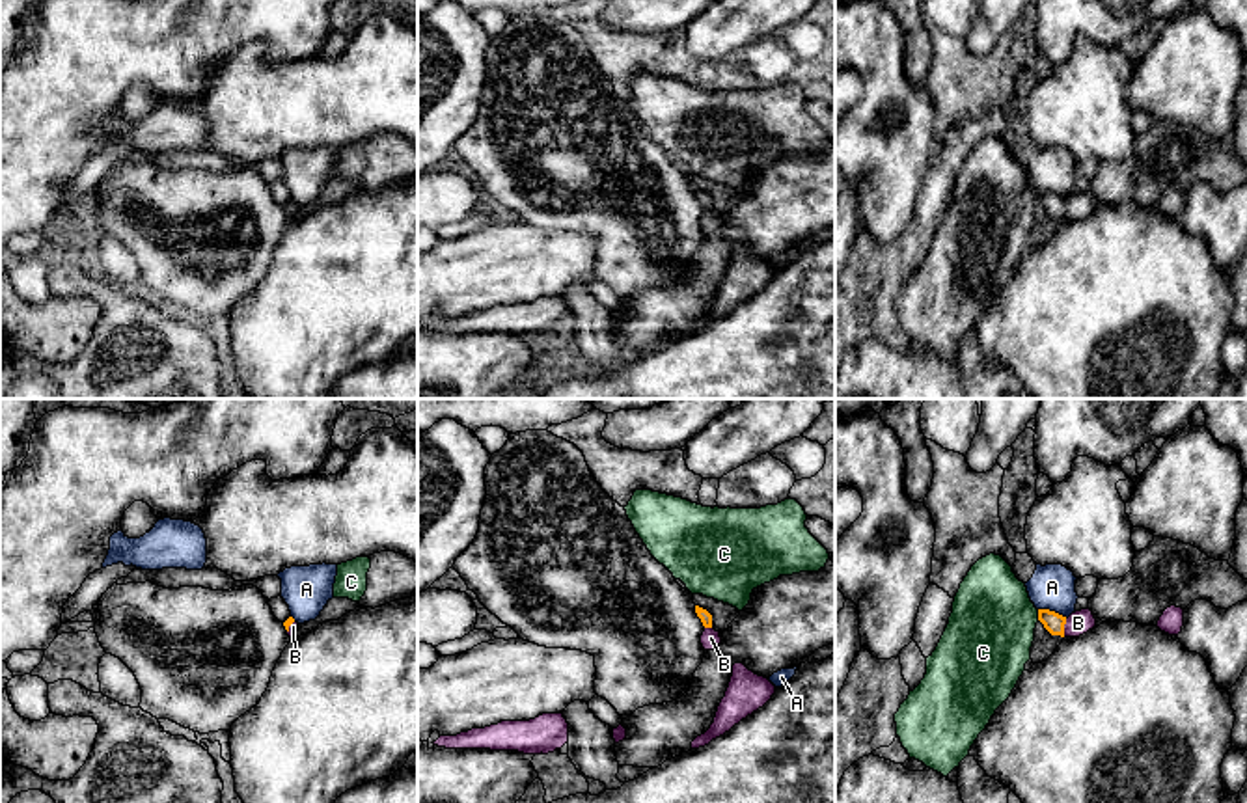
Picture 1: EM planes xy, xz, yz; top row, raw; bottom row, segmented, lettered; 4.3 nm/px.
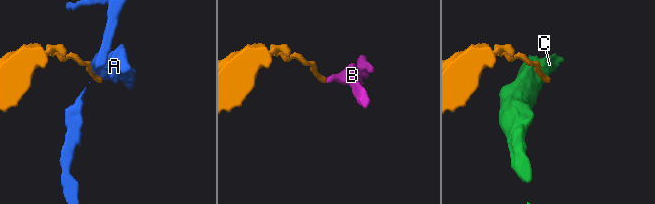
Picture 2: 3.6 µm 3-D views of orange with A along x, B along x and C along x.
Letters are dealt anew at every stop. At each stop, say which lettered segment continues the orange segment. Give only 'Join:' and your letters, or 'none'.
Join: none

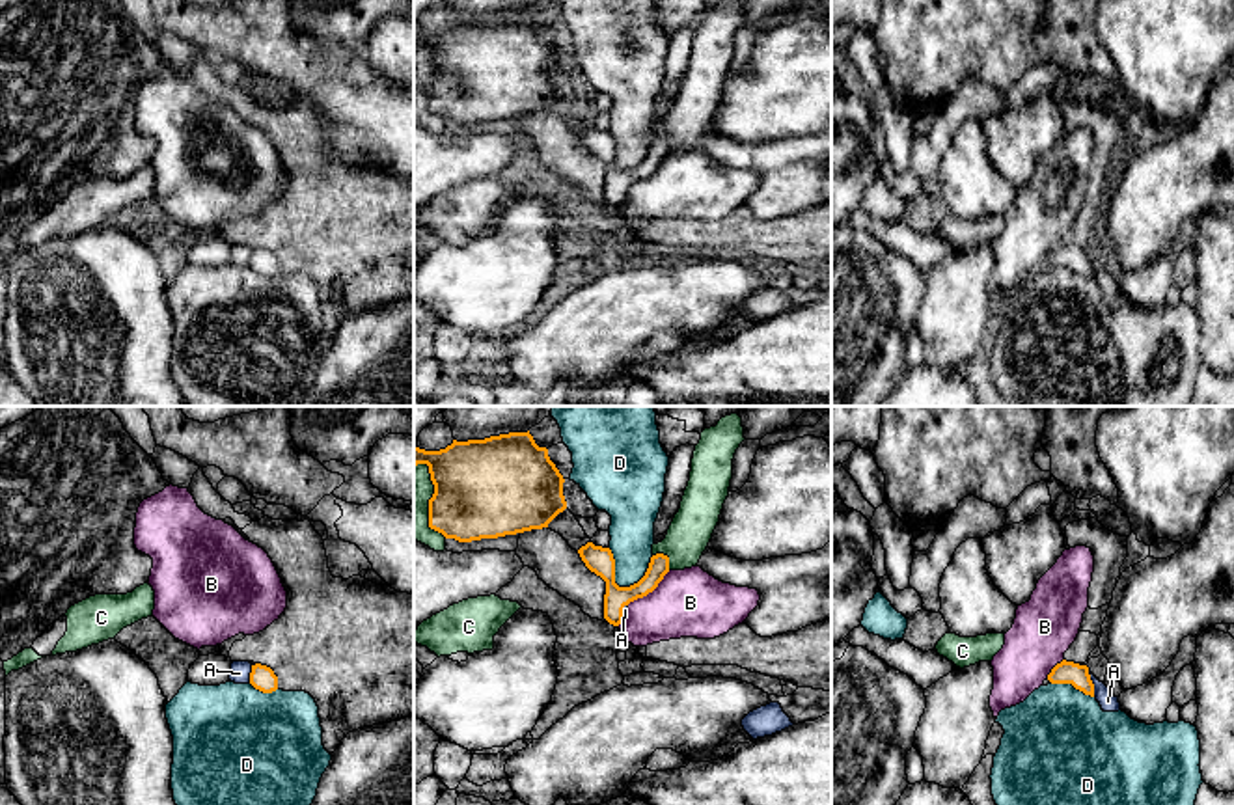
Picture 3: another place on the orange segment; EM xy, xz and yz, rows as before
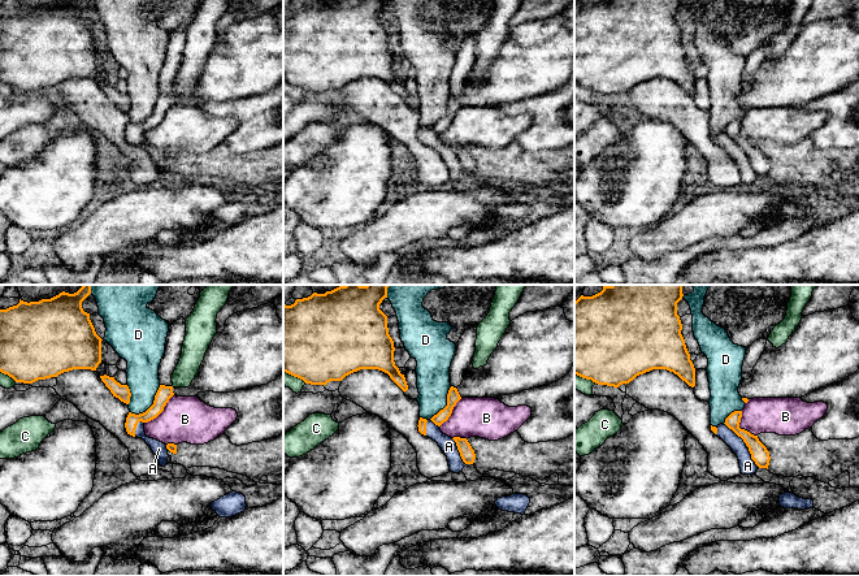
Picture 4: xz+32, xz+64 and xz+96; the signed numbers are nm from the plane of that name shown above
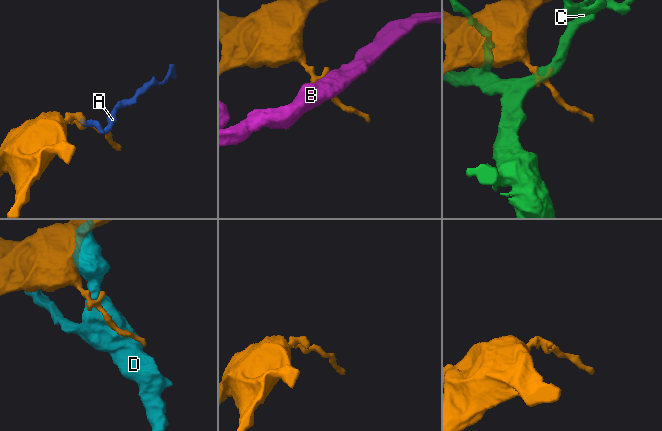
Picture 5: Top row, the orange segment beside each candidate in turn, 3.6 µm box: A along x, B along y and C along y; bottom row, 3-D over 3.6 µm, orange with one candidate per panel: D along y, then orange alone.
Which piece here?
Join: A

